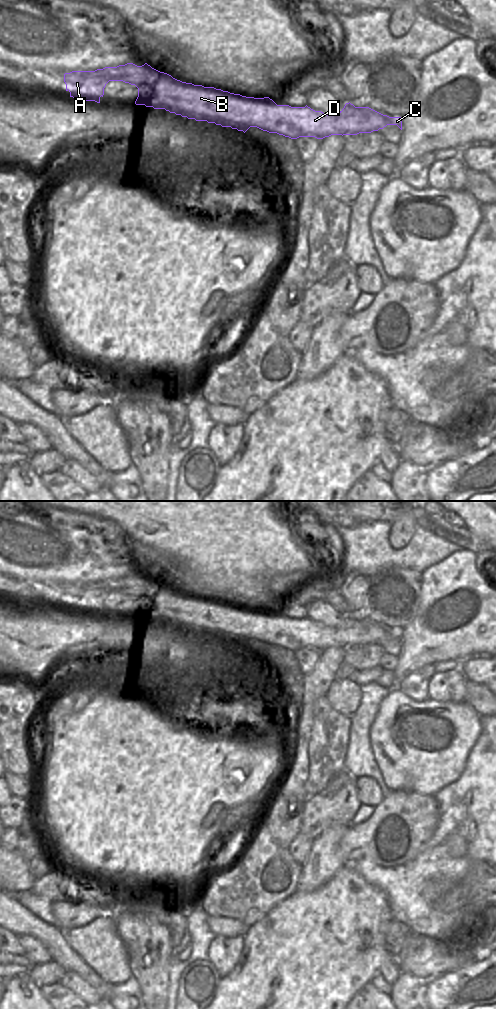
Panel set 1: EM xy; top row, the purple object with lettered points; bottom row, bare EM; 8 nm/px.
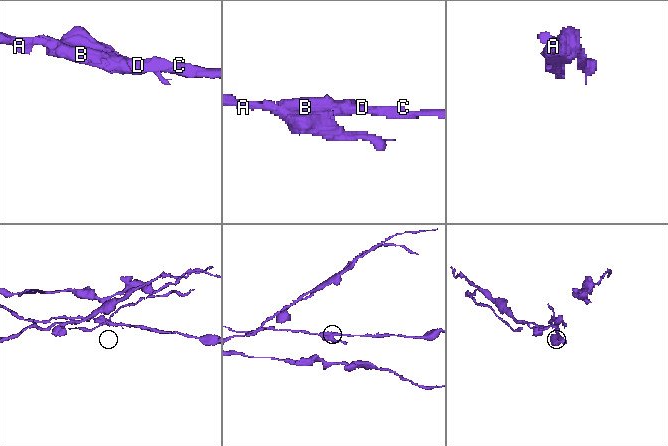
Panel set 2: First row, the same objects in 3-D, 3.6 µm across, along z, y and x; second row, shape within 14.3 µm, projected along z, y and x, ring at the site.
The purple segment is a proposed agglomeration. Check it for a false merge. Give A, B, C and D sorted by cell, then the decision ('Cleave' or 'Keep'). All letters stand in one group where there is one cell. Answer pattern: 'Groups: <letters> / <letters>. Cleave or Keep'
Groups: A / B C D. Cleave.

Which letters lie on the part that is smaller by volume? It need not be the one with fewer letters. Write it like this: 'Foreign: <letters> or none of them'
Foreign: B, C, D

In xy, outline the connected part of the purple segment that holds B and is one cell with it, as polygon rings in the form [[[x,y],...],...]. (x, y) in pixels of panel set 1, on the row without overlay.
[[[175,590],[170,595],[170,608],[162,608],[162,621],[168,615],[170,625],[188,631],[231,639],[244,645],[250,639],[257,639],[291,651],[371,645],[387,637],[397,637],[402,642],[402,629],[389,629],[369,619],[355,619],[350,614],[337,627],[327,627],[307,617],[277,617],[269,609],[246,609]]]

